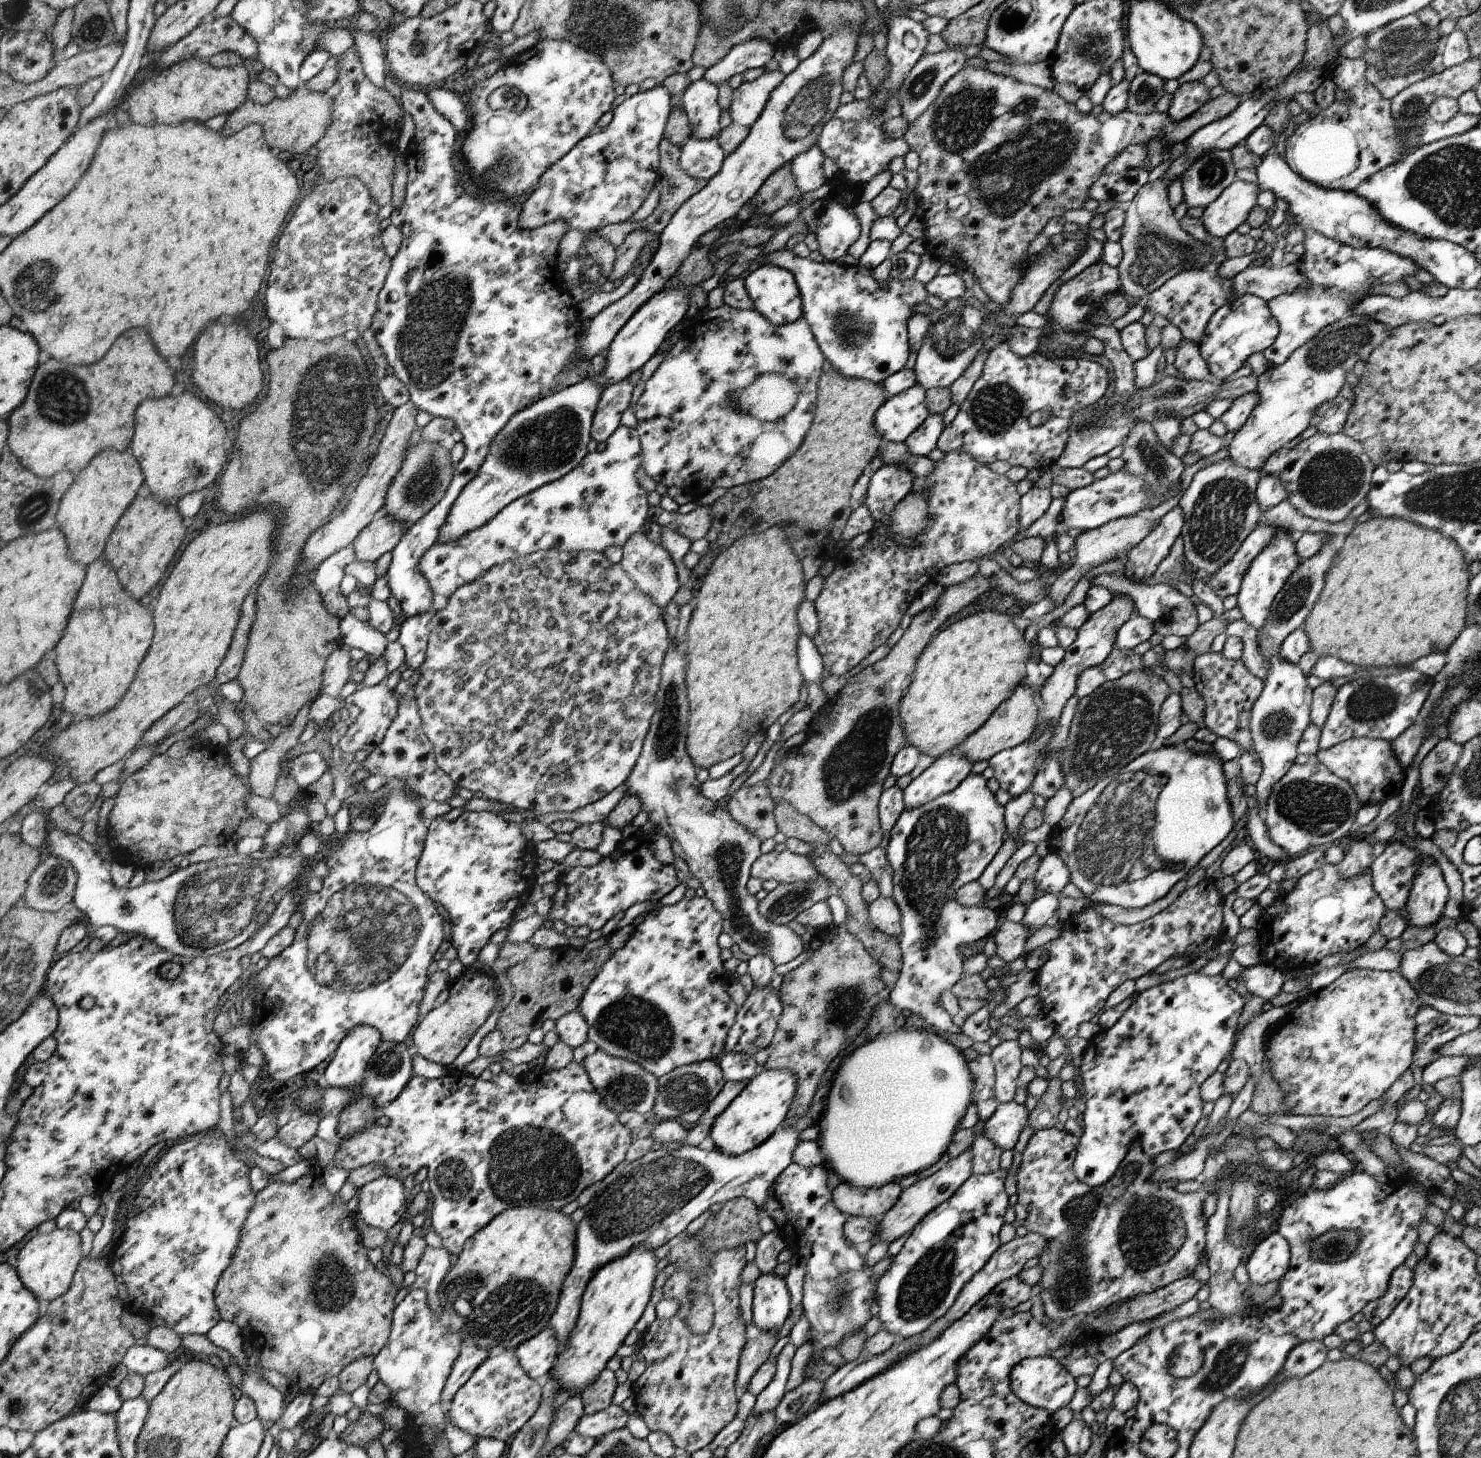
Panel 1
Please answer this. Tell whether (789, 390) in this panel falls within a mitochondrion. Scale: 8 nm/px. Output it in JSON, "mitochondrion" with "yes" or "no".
{"mitochondrion":"yes"}

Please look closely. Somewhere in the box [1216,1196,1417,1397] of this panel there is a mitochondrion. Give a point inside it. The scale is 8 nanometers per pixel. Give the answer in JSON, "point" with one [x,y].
{"point":[1335,1246]}

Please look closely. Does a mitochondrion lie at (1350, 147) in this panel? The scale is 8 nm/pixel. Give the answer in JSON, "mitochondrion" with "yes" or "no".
{"mitochondrion":"no"}

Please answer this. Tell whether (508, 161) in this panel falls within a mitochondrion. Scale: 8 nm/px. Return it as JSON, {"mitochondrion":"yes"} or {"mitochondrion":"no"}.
{"mitochondrion":"yes"}

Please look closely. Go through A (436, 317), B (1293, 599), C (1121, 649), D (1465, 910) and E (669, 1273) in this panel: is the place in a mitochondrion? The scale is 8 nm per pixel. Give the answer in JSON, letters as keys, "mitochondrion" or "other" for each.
{"A":"mitochondrion","B":"mitochondrion","C":"other","D":"other","E":"other"}

